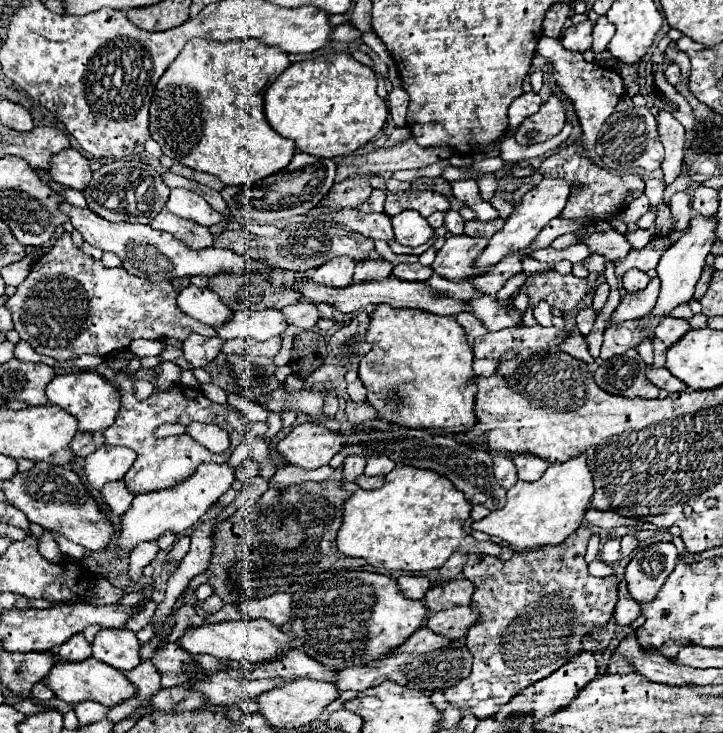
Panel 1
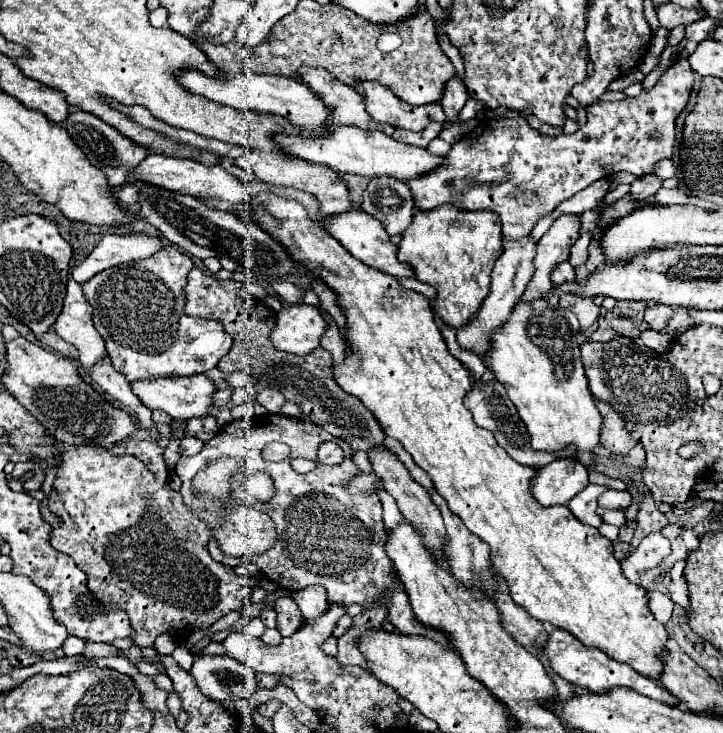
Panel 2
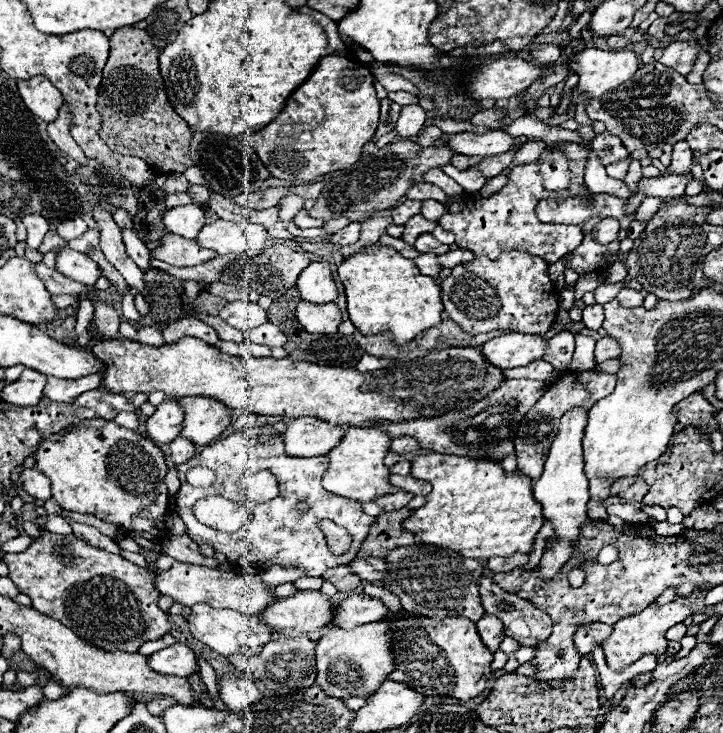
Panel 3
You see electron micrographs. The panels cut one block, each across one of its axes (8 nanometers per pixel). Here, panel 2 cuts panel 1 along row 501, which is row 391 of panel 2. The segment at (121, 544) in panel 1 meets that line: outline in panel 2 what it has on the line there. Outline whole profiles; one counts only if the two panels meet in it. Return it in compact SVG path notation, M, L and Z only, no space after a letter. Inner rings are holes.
M204 374L188 378L162 378L162 380L136 382L132 384L132 390L136 392L136 396L140 396L140 400L144 400L144 404L148 404L150 410L162 410L178 422L186 422L190 418L204 418L210 416L214 410L216 384Z

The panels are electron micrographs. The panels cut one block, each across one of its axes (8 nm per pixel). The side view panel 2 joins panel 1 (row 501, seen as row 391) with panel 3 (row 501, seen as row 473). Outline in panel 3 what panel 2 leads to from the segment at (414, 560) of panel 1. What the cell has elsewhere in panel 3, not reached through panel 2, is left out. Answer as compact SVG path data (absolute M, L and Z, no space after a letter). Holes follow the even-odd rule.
M446 454L416 456L410 474L432 484L426 504L416 508L412 516L400 524L422 542L478 560L512 556L516 552L528 554L532 550L534 538L544 524L544 516L542 506L532 498L532 480L528 476L506 476L498 462L452 458Z

